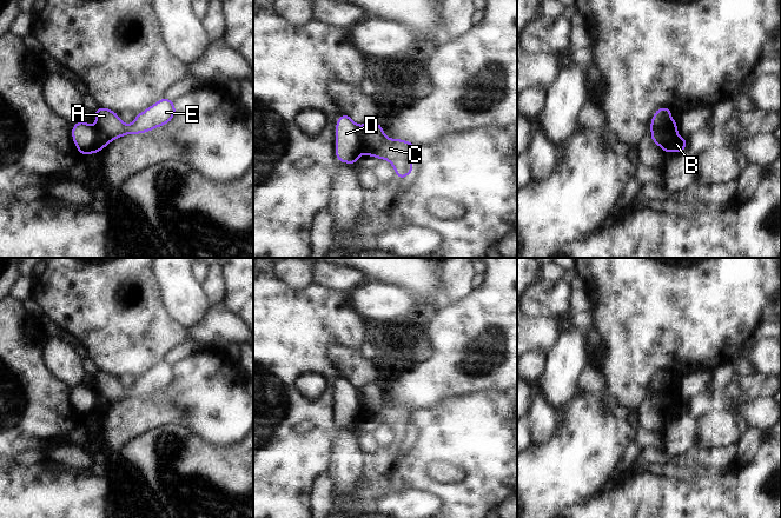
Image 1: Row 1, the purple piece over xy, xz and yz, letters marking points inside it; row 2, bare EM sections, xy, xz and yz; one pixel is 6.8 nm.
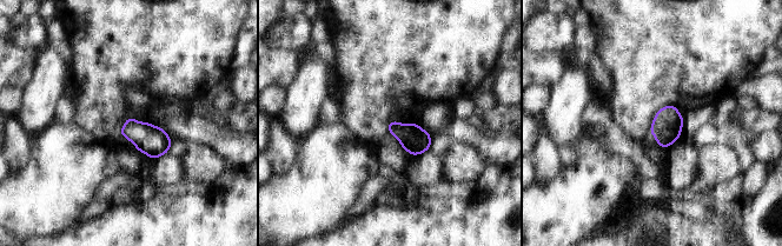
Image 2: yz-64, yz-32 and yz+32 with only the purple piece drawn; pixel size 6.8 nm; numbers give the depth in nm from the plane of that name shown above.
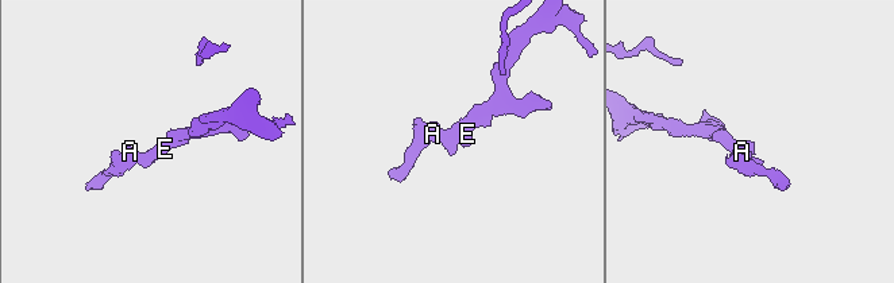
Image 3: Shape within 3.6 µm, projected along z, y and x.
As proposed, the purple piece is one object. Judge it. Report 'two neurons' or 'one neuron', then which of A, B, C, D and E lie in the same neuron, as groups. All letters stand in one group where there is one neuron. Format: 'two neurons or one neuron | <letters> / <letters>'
two neurons | A C E / B D

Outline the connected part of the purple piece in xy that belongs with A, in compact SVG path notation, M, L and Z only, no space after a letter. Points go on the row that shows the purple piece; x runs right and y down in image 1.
M167 98L160 99L144 112L135 114L132 124L125 125L118 118L118 112L106 107L98 107L95 114L95 127L100 134L100 148L105 148L111 141L126 135L150 132L157 127L168 124L176 115L174 102Z

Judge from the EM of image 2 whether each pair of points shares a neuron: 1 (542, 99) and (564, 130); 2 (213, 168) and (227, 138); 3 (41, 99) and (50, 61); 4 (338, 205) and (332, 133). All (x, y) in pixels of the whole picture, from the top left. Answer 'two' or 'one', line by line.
1: two
2: two
3: one
4: one

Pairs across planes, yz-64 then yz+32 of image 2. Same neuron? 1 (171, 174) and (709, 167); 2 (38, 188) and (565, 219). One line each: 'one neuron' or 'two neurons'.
1: two neurons
2: one neuron

